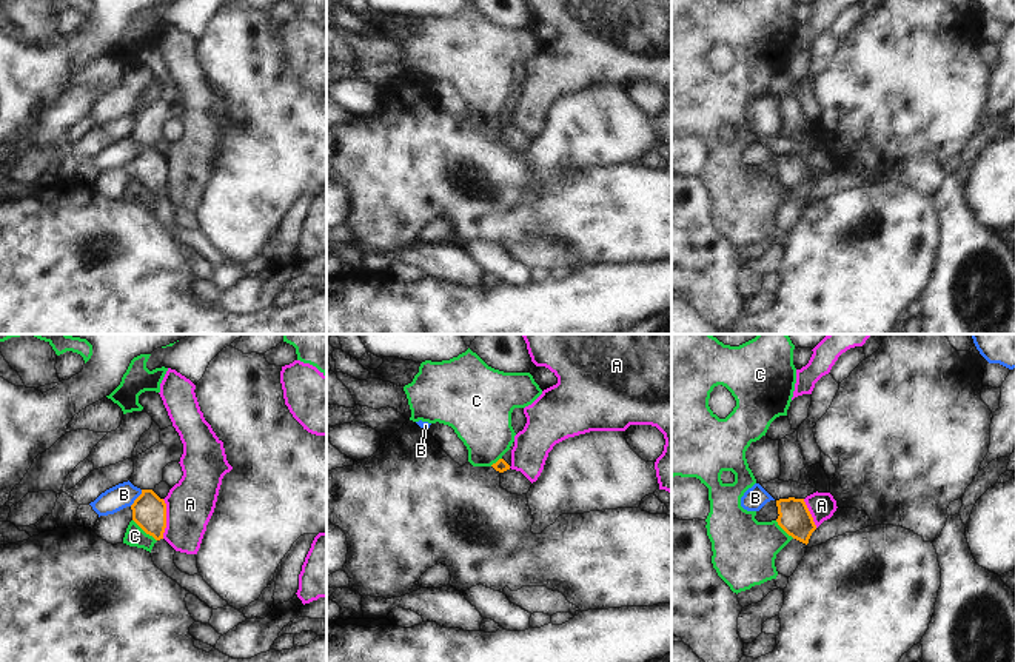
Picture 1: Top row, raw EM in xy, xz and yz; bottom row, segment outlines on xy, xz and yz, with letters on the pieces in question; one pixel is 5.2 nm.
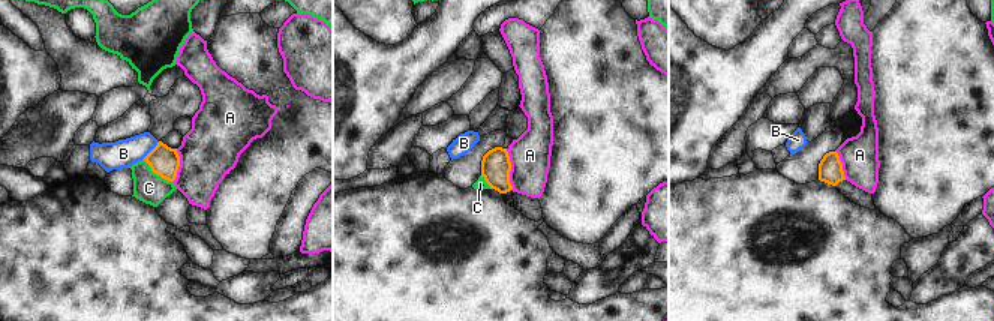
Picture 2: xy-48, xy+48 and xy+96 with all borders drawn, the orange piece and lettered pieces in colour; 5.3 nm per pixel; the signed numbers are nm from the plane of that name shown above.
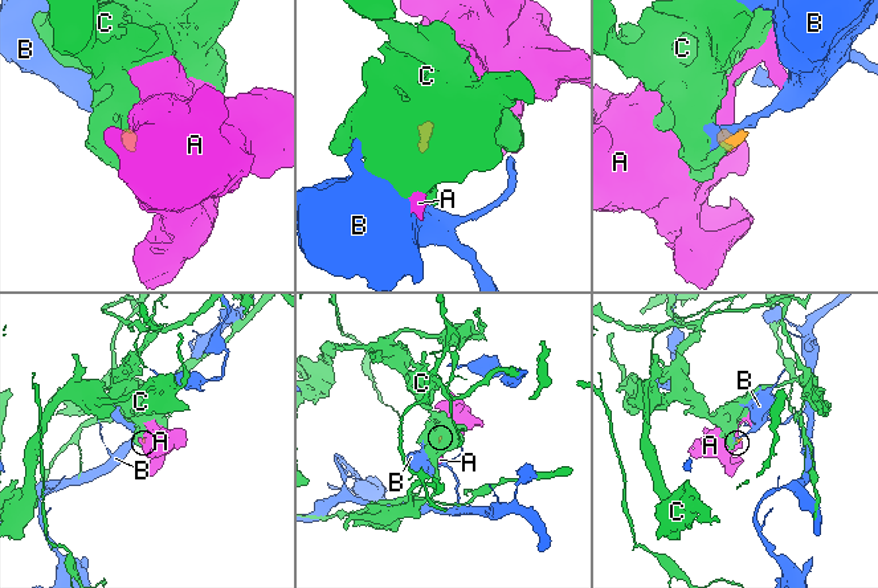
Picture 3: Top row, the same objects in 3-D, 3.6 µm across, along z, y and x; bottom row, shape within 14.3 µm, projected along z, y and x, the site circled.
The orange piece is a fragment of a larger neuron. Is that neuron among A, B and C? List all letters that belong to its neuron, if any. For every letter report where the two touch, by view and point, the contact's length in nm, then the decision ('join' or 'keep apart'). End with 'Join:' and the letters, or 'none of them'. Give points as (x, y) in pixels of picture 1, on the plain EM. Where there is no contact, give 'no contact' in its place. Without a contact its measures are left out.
A: contact xy (165, 174); length 200 nm; keep apart
B: contact xy (137, 153); length 110 nm; keep apart
C: contact xy (145, 187); length 170 nm; keep apart
Join: none of them

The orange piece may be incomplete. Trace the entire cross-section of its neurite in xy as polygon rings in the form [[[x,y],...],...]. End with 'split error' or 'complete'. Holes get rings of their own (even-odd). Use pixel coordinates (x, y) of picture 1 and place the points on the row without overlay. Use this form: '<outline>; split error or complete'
[[[142,145],[142,149],[131,160],[132,176],[157,197],[151,205],[154,220],[182,243],[197,251],[209,263],[229,262],[200,231],[182,228],[174,219],[176,205],[163,194],[166,183],[166,159],[152,145]]]; split error

